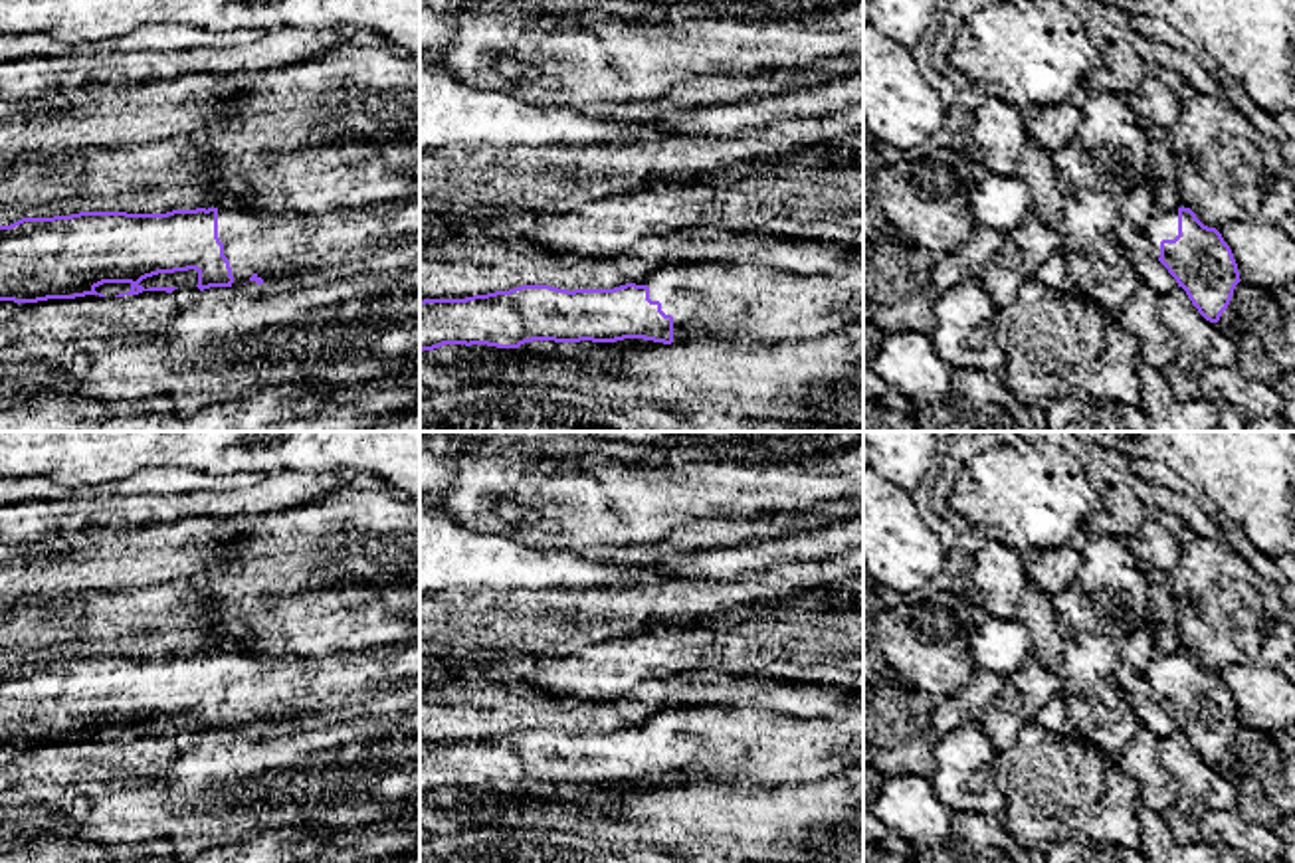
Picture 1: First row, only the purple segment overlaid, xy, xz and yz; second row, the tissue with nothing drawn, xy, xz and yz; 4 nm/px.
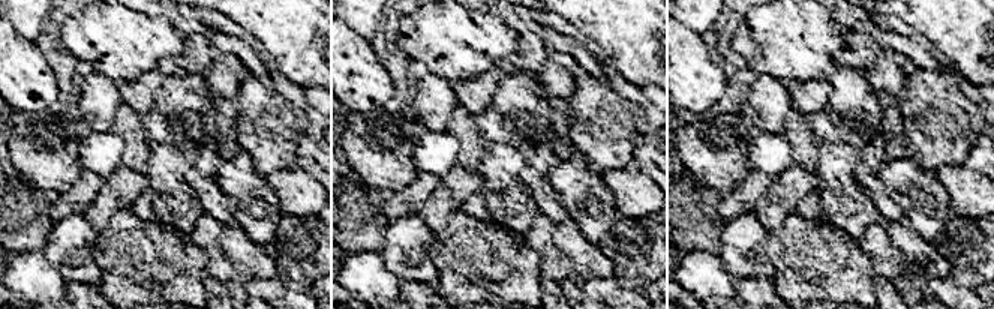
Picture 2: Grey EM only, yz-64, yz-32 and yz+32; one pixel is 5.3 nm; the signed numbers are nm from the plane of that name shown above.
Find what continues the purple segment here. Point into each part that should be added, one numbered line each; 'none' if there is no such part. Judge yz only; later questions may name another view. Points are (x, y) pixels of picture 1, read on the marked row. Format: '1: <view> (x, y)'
1: yz (1165, 226)

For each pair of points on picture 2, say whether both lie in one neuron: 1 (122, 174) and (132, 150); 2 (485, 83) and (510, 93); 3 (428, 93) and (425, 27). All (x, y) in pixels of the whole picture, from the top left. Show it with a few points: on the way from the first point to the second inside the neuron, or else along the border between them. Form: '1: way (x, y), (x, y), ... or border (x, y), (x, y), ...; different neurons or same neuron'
1: border (122, 162), (144, 174); different neurons
2: border (496, 74), (496, 90), (491, 104), (476, 116); different neurons
3: border (429, 72), (450, 83); different neurons

